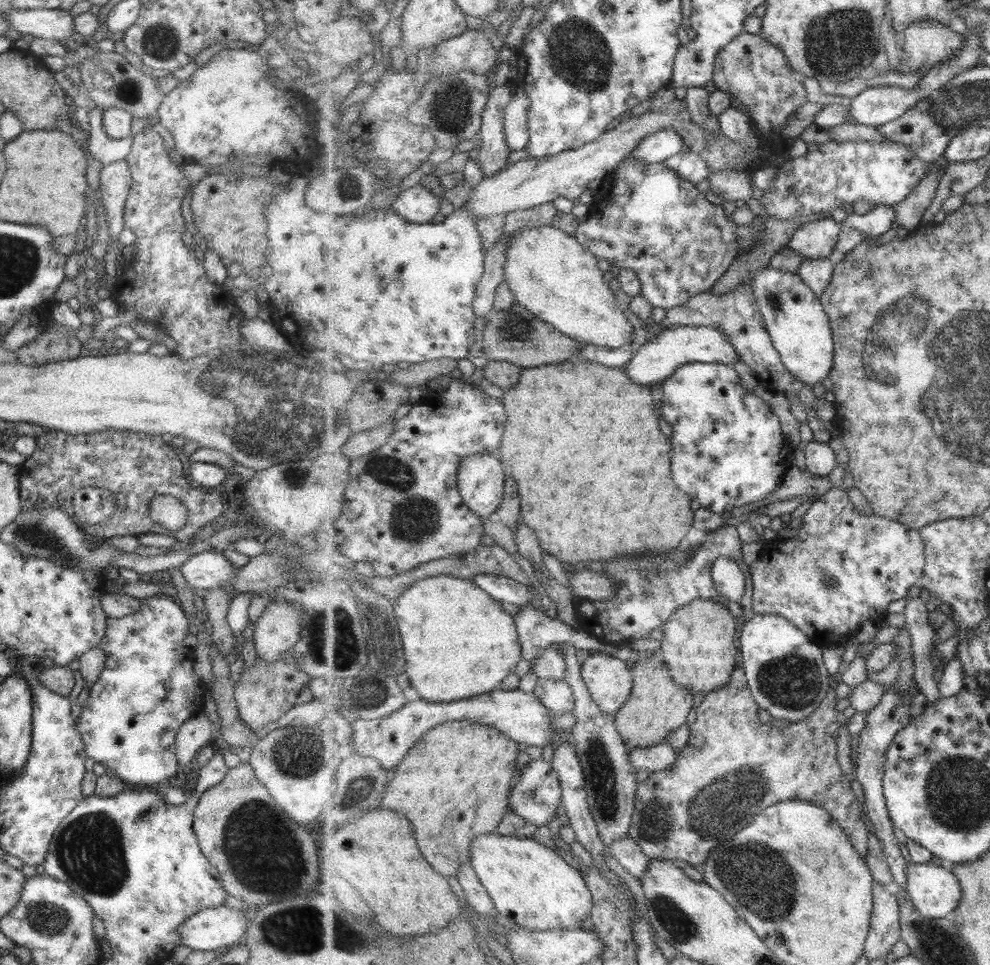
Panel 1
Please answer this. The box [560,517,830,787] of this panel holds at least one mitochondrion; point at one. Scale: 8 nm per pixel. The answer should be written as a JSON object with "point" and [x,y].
{"point":[792,682]}

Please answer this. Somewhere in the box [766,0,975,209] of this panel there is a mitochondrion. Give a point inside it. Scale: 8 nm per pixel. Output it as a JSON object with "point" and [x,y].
{"point":[834,41]}

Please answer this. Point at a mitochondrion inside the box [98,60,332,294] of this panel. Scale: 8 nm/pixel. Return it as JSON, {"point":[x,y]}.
{"point":[128,91]}

